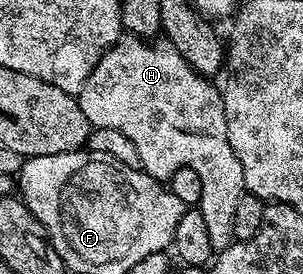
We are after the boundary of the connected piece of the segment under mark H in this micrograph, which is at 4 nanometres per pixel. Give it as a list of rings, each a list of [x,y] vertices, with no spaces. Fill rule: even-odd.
[[[125,34],[101,55],[77,101],[93,128],[119,130],[119,134],[131,138],[142,162],[149,163],[150,160],[153,164],[162,164],[166,170],[190,168],[199,174],[199,182],[203,182],[203,199],[199,207],[203,218],[207,218],[213,251],[218,253],[234,243],[235,206],[239,206],[239,198],[246,195],[246,190],[243,166],[228,138],[225,97],[222,89],[213,83],[210,77],[195,71],[168,40],[157,38],[146,42],[142,37]]]

